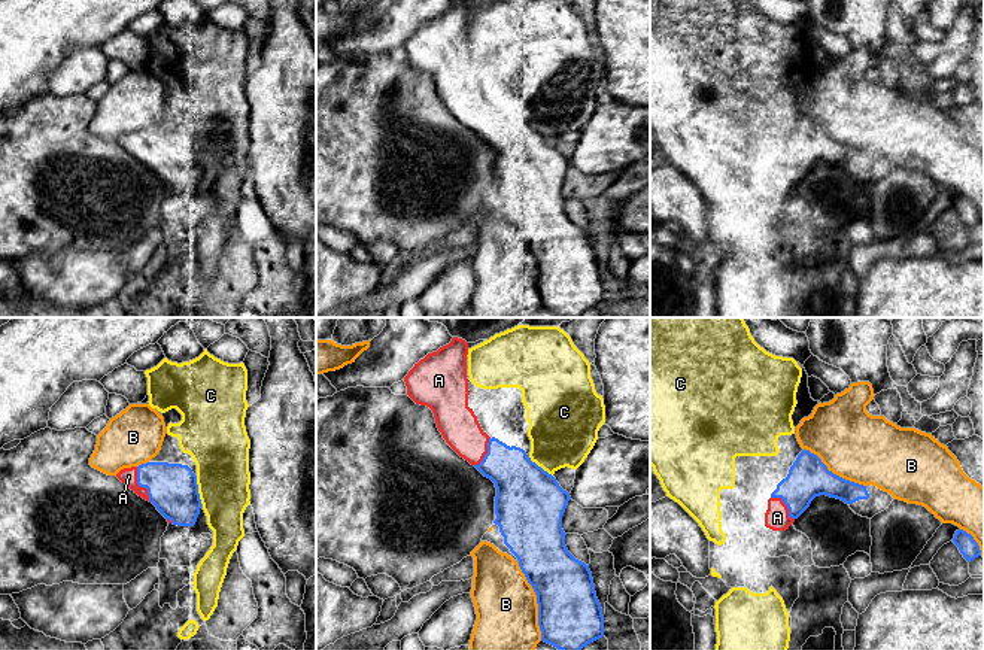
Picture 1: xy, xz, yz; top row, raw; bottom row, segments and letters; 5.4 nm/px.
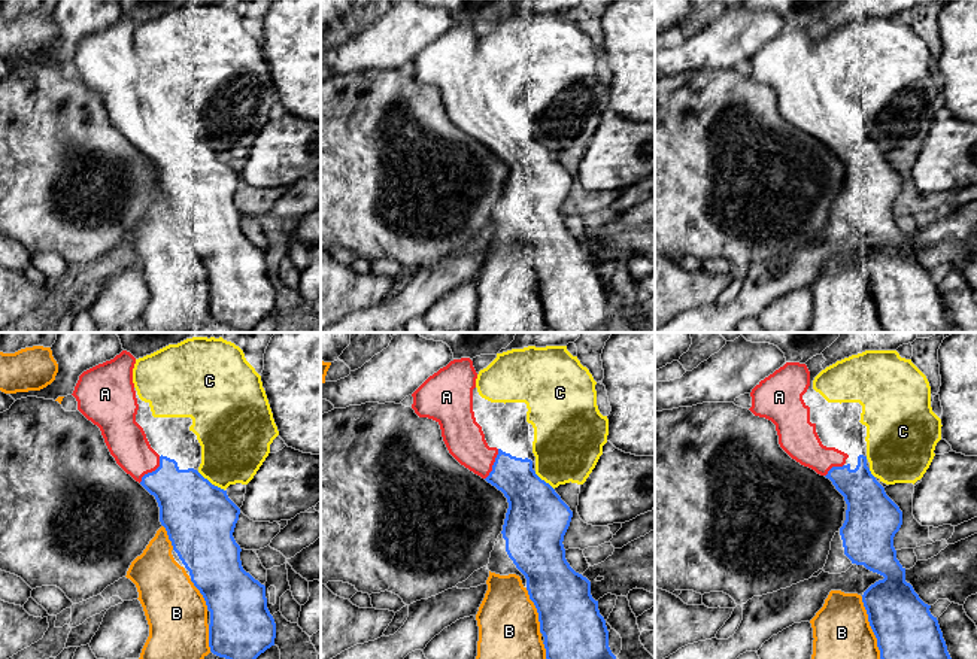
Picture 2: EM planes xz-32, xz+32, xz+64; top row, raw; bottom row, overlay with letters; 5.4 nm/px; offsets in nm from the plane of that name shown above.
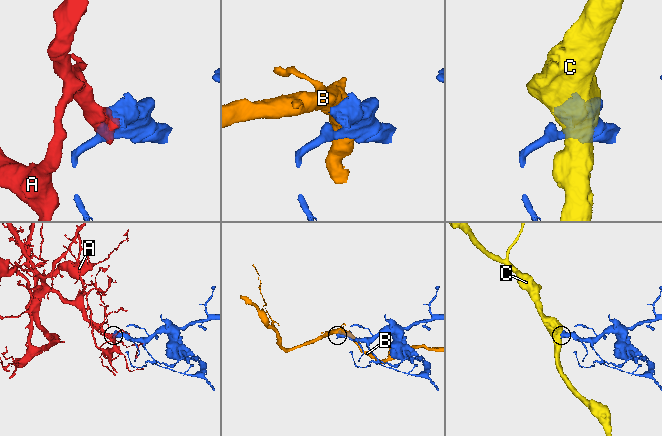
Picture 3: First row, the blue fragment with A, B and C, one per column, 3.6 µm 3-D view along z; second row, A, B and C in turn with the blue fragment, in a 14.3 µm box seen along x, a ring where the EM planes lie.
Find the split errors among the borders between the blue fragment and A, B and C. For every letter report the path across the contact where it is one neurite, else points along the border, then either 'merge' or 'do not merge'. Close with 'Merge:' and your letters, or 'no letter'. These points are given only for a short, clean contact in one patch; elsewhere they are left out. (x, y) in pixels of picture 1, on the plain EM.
A: runs through xy (172, 154), (140, 152), (128, 142); merge
B: do not merge
C: do not merge
Merge: A

